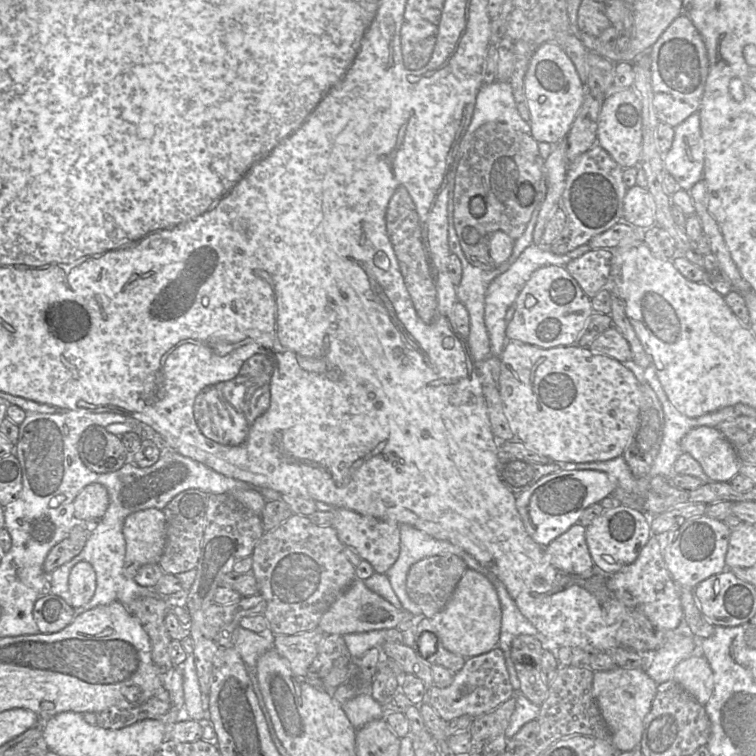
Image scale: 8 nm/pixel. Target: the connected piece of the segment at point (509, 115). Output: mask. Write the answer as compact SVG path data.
M496 81L481 86L467 132L474 132L489 122L506 123L516 130L530 133L530 124L519 115L509 82Z

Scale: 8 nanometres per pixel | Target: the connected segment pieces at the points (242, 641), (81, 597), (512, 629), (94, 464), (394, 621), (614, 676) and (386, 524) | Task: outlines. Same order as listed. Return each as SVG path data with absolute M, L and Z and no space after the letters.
M238 626L233 632L233 646L232 646L241 656L245 665L250 671L250 676L252 680L252 675L255 674L255 668L257 661L261 655L265 652L274 648L273 640L262 637L259 633L244 629Z
M85 561L76 564L70 572L68 584L73 608L88 603L97 586L96 573L92 565Z
M492 572L489 573L496 580L492 585L496 589L502 611L500 638L496 647L503 650L506 659L511 659L510 649L514 638L519 635L538 636L538 631L521 614L500 580Z
M90 426L82 433L78 454L84 465L96 473L115 472L131 458L120 437L102 426Z
M355 579L348 588L324 612L319 627L325 634L345 635L371 630L395 628L411 614L405 609L398 609L389 601L373 592L363 580Z
M618 667L610 671L595 671L593 696L610 731L610 741L617 752L639 748L643 722L657 693L657 684L642 669Z
M335 507L332 512L332 527L336 530L339 540L355 551L361 559L368 561L375 572L386 573L400 553L399 524L391 520L365 516L343 507Z

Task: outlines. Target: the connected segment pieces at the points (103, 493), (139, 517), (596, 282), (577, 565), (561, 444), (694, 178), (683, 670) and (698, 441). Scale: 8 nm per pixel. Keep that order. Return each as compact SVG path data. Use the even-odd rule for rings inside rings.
M98 483L82 489L74 500L74 516L77 520L99 521L109 506L107 489Z
M152 508L134 512L126 517L123 525L123 535L126 542L125 575L134 578L136 572L145 564L158 564L166 543L166 519L162 510Z
M596 248L570 261L565 268L591 299L609 284L612 258L610 249Z
M577 523L545 546L546 557L553 567L577 576L596 570L586 544L585 529Z
M511 340L506 341L499 358L500 375L498 380L498 390L503 403L504 413L514 434L513 439L521 441L530 450L533 450L540 455L551 459L553 462L601 462L622 456L623 452L632 440L638 424L640 411L640 382L634 373L625 367L623 363L602 353L592 351L590 347L583 348L579 347L578 345L570 345L543 349L519 341Z
M698 112L689 116L680 125L675 127L675 136L671 149L664 155L664 167L680 185L681 189L690 191L693 186L703 180L705 170L705 143L701 130L701 117Z
M695 654L681 661L674 669L673 680L702 705L713 694L713 671L706 658L701 655Z
M716 427L693 428L682 437L679 444L683 453L691 455L711 480L729 482L739 474L742 462Z

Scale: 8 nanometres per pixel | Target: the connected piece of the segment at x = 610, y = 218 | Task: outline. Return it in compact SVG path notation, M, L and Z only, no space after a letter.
M598 143L569 162L565 189L561 197L561 205L559 206L565 212L566 225L561 235L549 246L550 251L557 255L567 254L582 245L588 244L594 236L624 221L624 198L628 187L623 182L623 170Z

